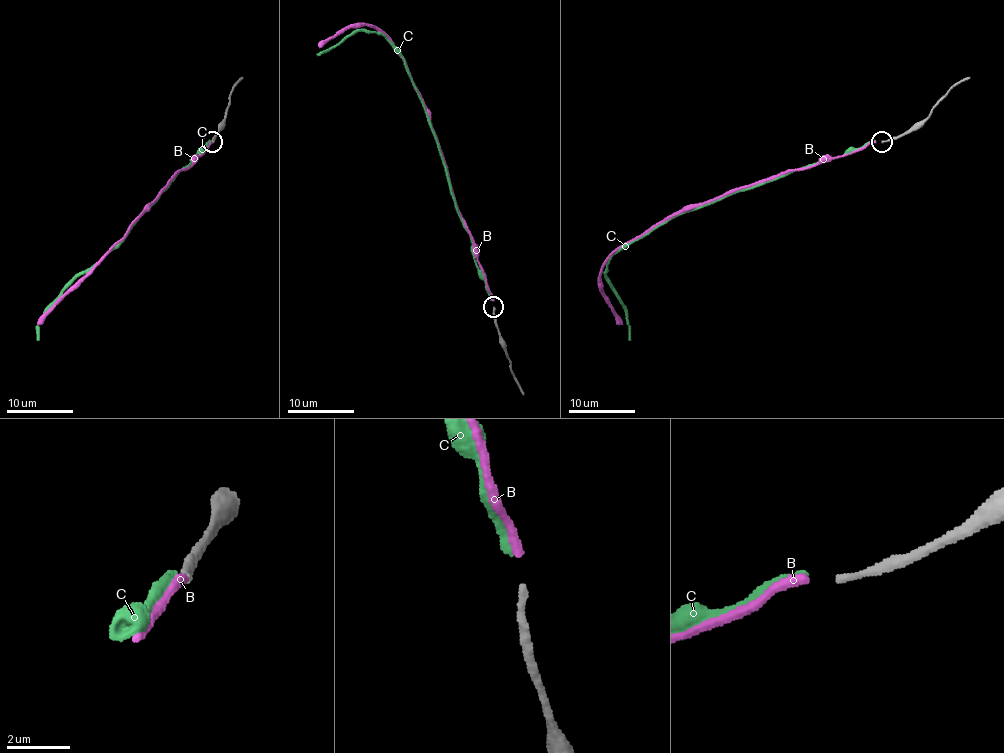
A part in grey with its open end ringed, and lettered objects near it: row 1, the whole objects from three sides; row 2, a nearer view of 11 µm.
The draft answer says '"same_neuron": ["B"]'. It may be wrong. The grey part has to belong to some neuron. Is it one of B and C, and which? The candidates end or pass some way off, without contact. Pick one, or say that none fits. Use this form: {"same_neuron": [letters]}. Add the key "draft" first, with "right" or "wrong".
{"draft": "right", "same_neuron": ["B"]}

